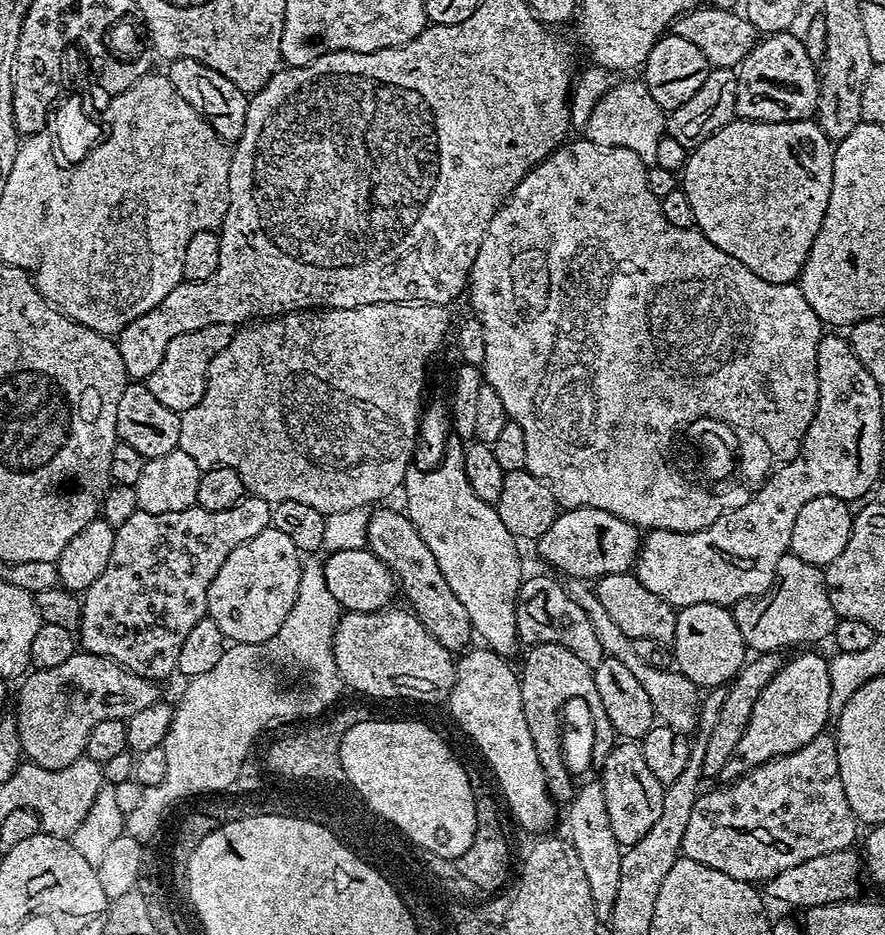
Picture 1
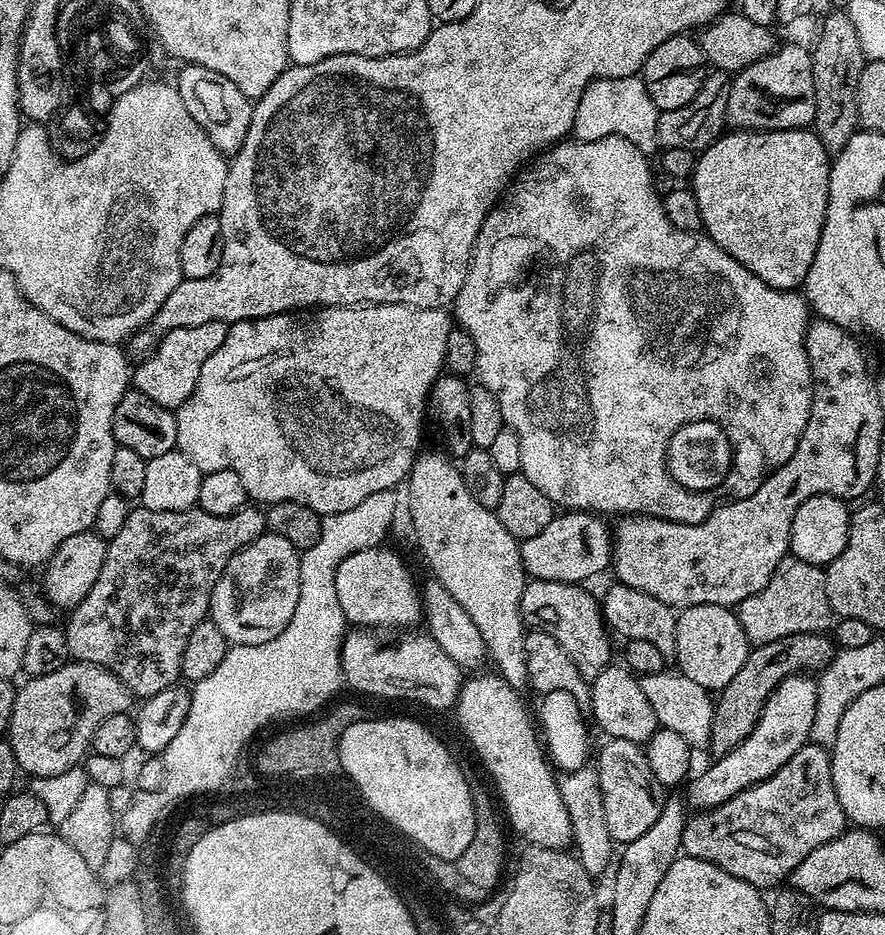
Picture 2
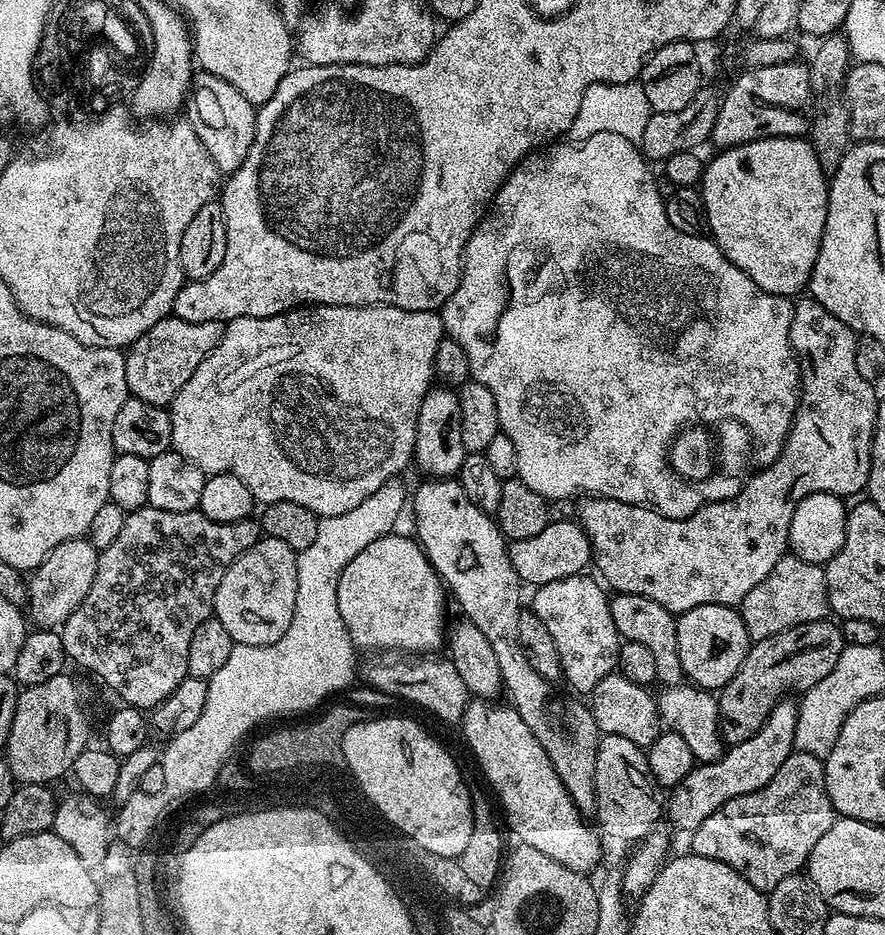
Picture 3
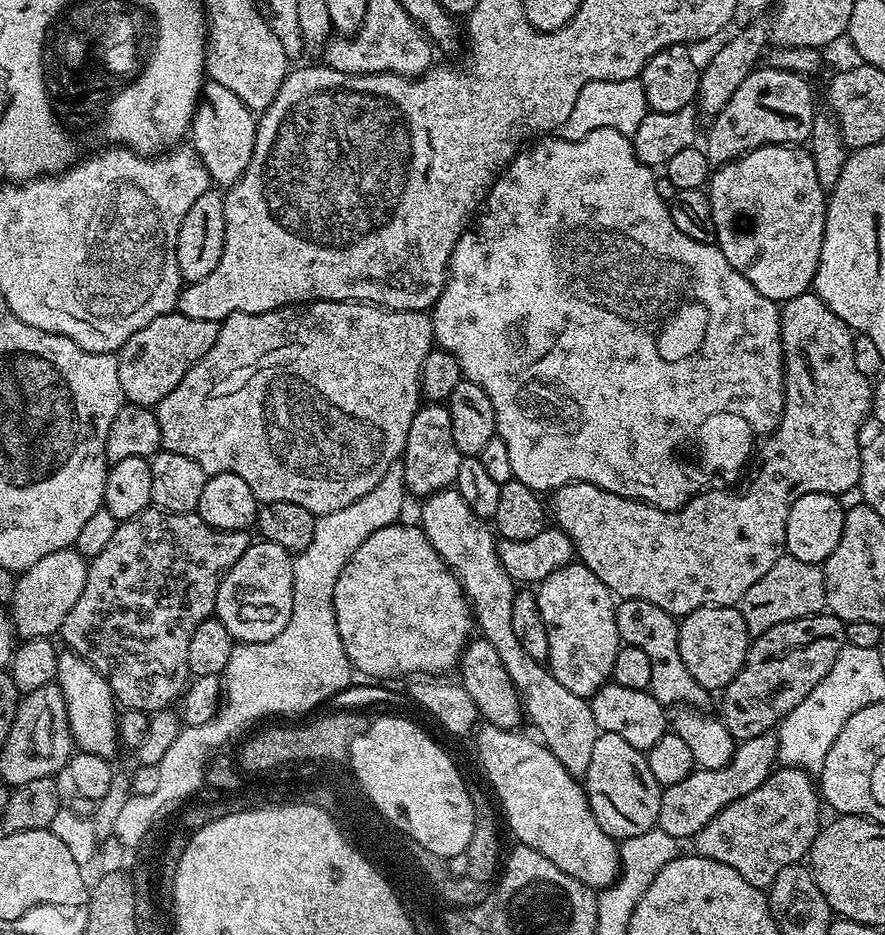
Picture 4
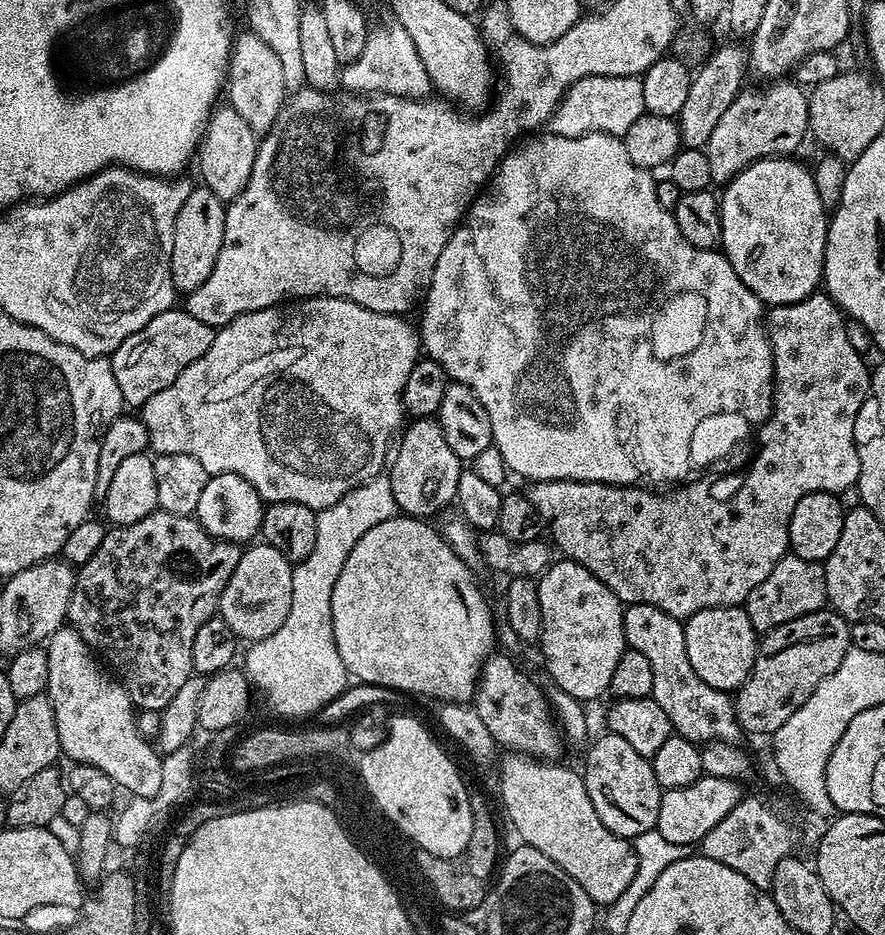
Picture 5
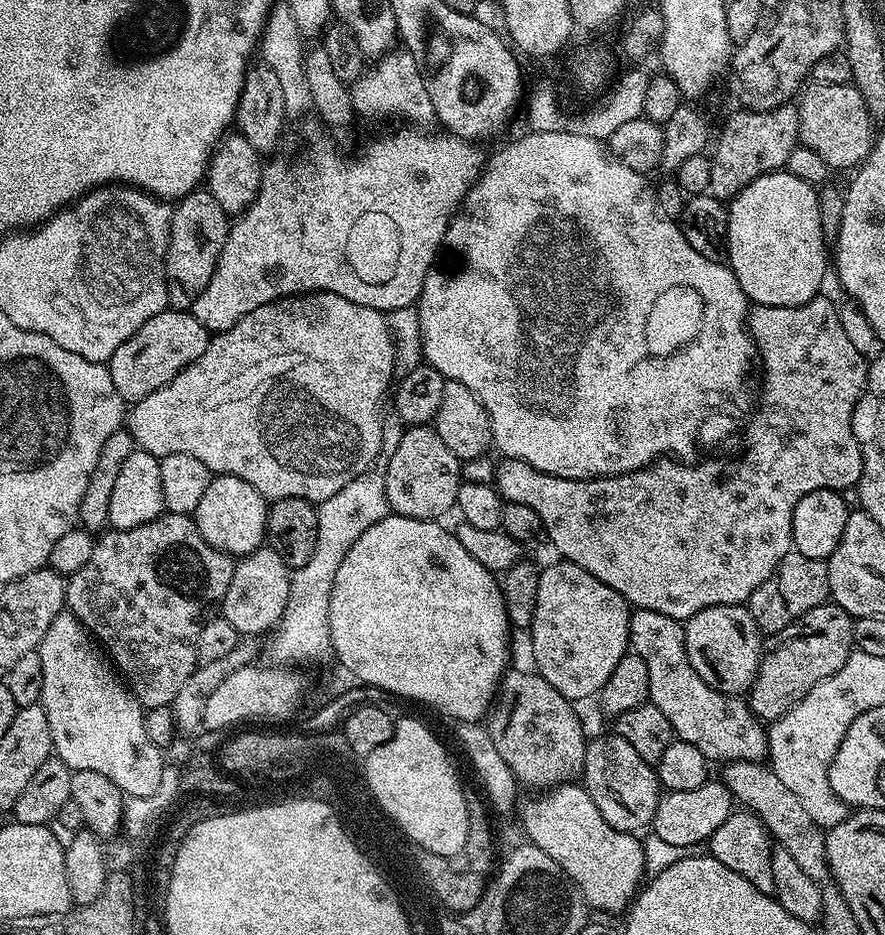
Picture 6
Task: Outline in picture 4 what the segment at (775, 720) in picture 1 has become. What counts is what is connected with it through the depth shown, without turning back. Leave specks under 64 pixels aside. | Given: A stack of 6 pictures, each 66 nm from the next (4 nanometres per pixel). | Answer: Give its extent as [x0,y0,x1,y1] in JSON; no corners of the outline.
[656,731,780,842]

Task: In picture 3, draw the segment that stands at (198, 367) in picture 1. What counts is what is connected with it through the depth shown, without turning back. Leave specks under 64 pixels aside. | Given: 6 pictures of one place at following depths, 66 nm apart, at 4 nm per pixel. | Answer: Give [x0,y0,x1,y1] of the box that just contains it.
[126,314,225,406]

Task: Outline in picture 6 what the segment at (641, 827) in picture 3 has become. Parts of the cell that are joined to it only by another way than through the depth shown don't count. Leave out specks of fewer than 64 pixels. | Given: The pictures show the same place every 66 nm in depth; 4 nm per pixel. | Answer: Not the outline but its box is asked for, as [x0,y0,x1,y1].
[582,734,662,834]

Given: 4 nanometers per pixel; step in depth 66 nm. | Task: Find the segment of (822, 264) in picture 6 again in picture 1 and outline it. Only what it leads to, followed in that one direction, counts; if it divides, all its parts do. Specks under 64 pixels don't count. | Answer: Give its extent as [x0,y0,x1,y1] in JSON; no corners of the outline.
[682,118,834,284]

